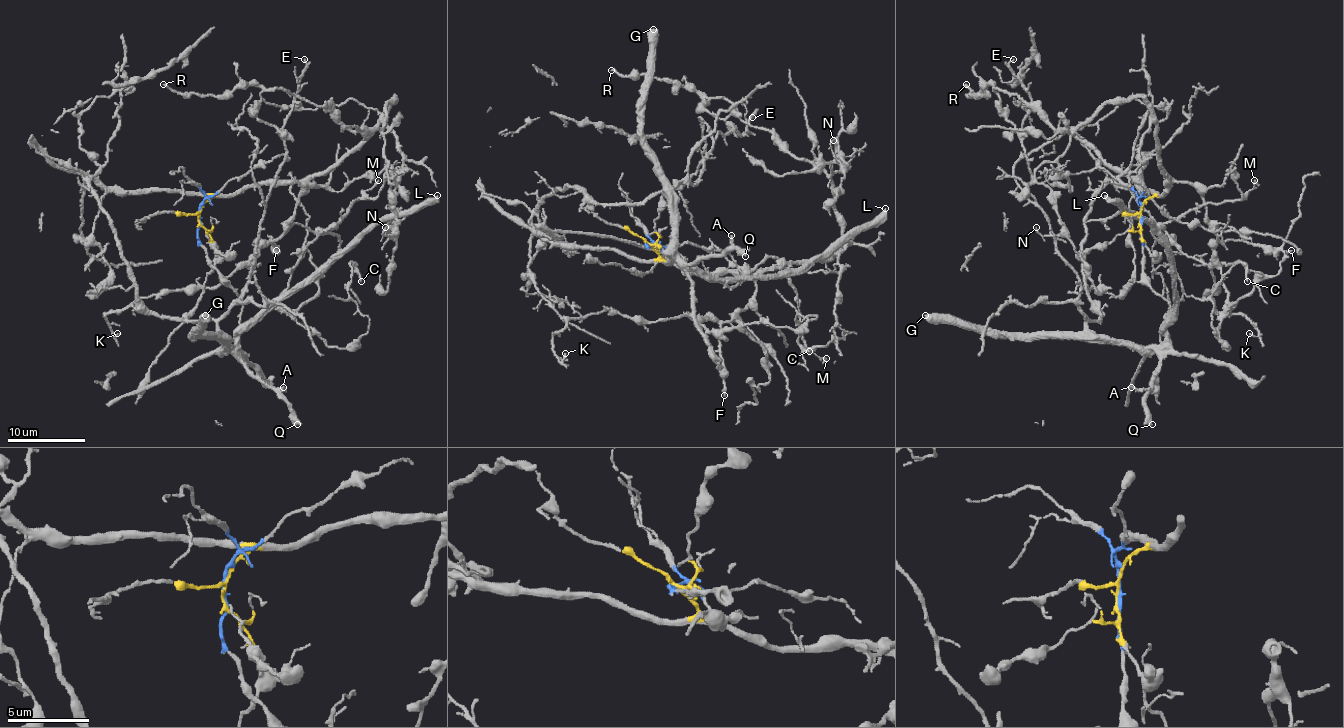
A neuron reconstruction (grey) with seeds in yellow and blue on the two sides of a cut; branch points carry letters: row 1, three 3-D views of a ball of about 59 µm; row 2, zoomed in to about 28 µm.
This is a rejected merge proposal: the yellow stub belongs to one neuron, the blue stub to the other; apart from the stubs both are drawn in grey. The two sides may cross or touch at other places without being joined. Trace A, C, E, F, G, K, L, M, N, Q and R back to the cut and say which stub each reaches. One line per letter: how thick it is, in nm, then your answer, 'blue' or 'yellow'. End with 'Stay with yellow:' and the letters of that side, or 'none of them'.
A: 160 nm thick; blue
C: 140 nm thick; yellow
E: 110 nm thick; blue
F: 220 nm thick; yellow
G: 500 nm thick; blue
K: 150 nm thick; yellow
L: 360 nm thick; blue
M: 150 nm thick; blue
N: 120 nm thick; yellow
Q: 550 nm thick; blue
R: 200 nm thick; yellow
Stay with yellow: C, F, K, N, R

